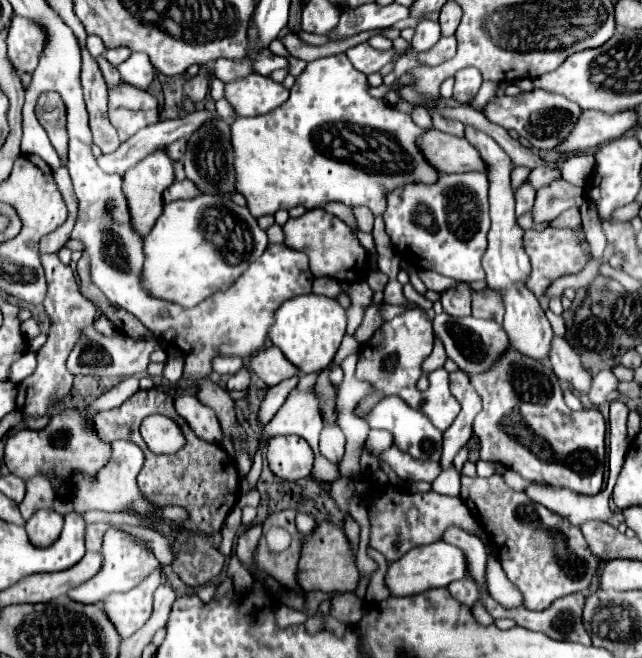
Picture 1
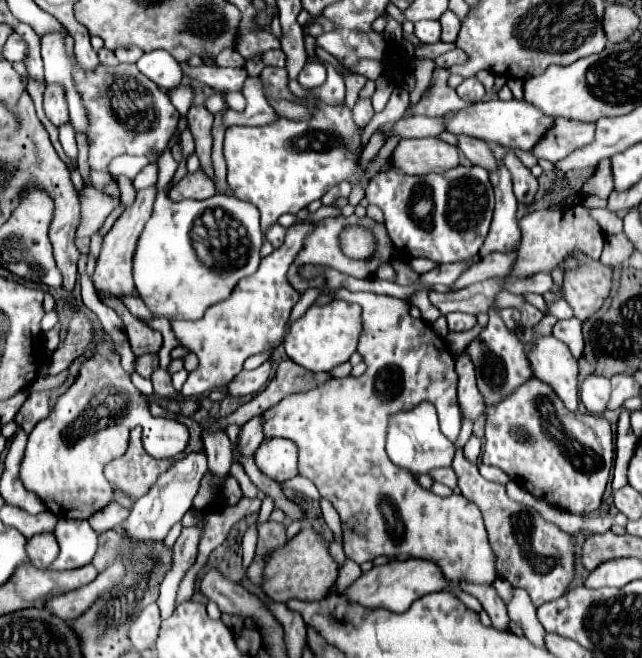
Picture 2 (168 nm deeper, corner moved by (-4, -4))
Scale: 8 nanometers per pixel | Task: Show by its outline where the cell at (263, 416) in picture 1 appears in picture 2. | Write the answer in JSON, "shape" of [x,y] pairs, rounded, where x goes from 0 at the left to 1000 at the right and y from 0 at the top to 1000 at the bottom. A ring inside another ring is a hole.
{"shape":[[[408,629],[396,632],[383,647],[377,647],[377,657],[371,663],[371,687],[380,693],[389,693],[411,669],[411,657],[408,657],[411,644],[408,644]]]}

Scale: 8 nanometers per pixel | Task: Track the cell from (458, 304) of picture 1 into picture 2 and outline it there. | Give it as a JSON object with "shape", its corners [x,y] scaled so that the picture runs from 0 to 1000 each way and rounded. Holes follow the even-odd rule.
{"shape":[[[704,474],[695,480],[695,485],[701,505],[720,505],[741,495],[741,480],[723,474]]]}

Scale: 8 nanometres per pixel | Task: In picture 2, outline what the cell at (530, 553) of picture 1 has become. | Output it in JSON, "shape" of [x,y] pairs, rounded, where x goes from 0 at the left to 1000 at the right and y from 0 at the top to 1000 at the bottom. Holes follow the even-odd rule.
{"shape":[[[720,684],[710,687],[704,711],[713,723],[717,748],[751,778],[763,830],[776,845],[773,866],[779,878],[791,881],[798,891],[816,894],[835,921],[879,906],[894,881],[897,818],[875,809],[866,796],[847,790],[832,772],[791,757],[788,739],[754,729],[745,717],[745,708],[723,699]]]}

